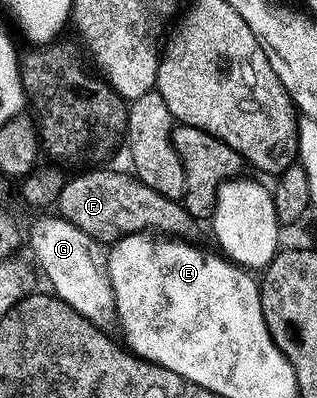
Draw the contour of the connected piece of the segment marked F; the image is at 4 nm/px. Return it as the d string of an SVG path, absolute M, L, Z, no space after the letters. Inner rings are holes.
M91 168L60 187L57 210L60 216L72 222L98 243L115 243L120 235L133 233L161 233L177 238L191 238L197 226L180 201L167 199L141 182L128 171ZM157 230L161 231L158 232Z

